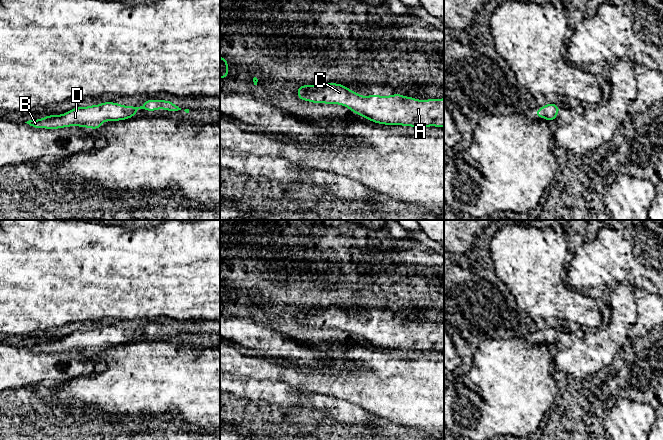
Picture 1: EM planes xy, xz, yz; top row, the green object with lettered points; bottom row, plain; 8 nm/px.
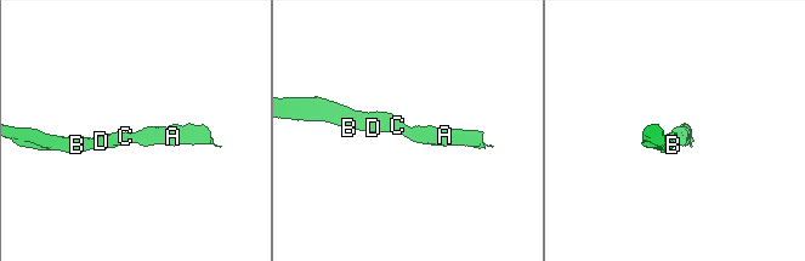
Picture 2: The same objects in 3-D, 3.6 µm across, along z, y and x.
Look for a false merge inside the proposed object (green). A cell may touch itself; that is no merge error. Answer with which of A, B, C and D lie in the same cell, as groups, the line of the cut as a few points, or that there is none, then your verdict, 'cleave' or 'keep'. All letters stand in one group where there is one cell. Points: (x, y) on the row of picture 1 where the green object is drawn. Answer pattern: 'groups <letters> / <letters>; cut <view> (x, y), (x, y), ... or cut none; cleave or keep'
groups A B C D; cut none; keep

